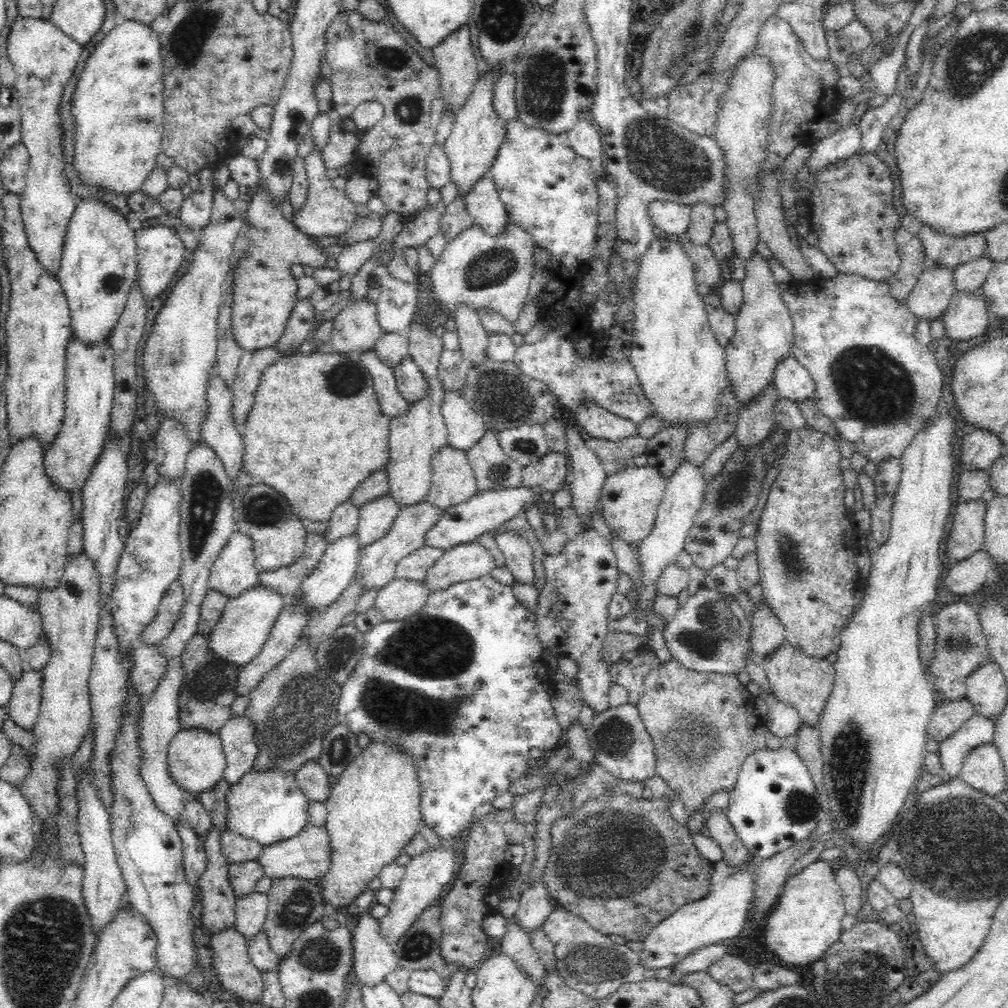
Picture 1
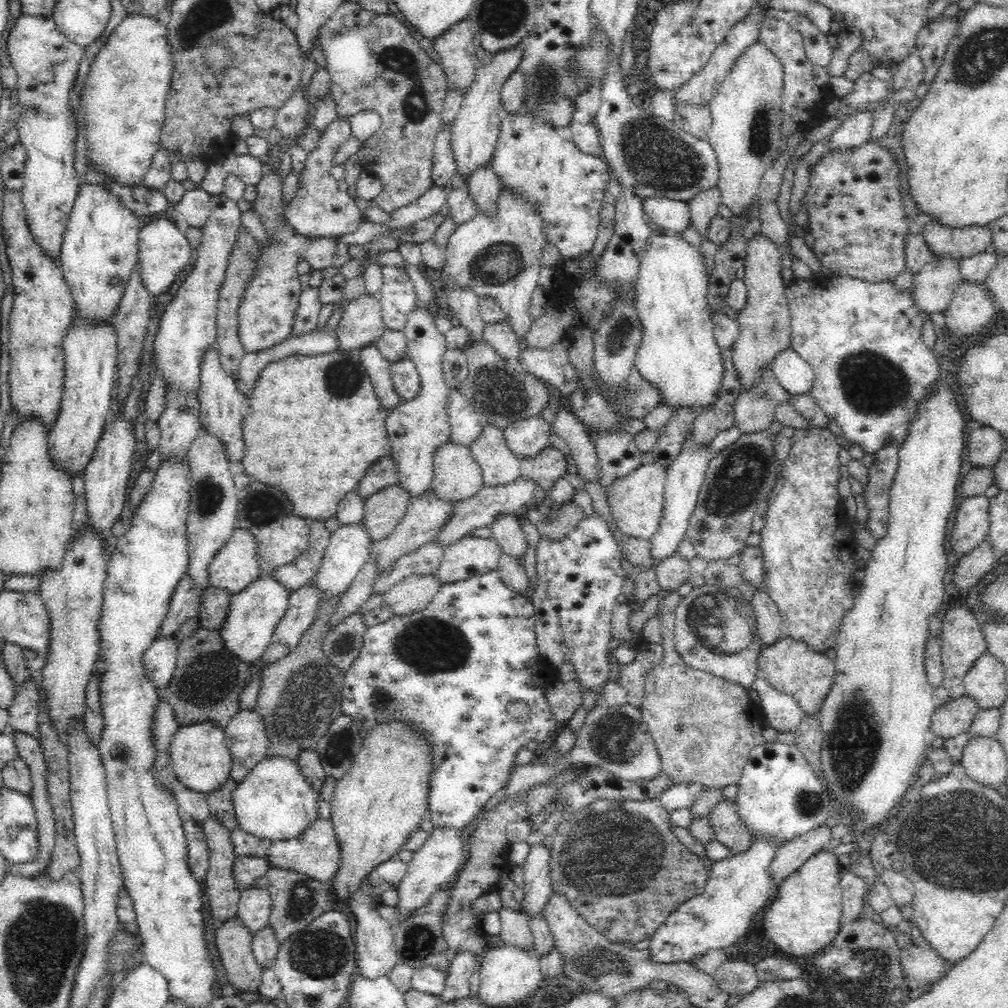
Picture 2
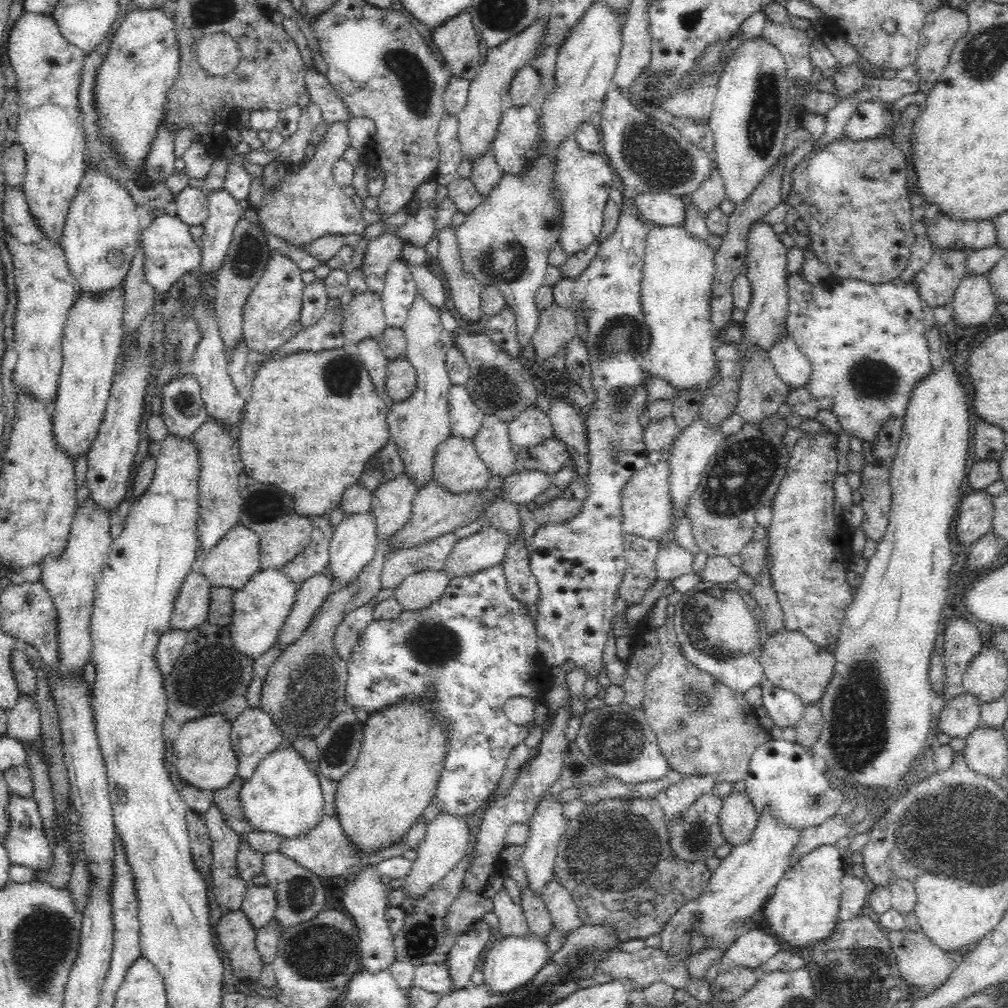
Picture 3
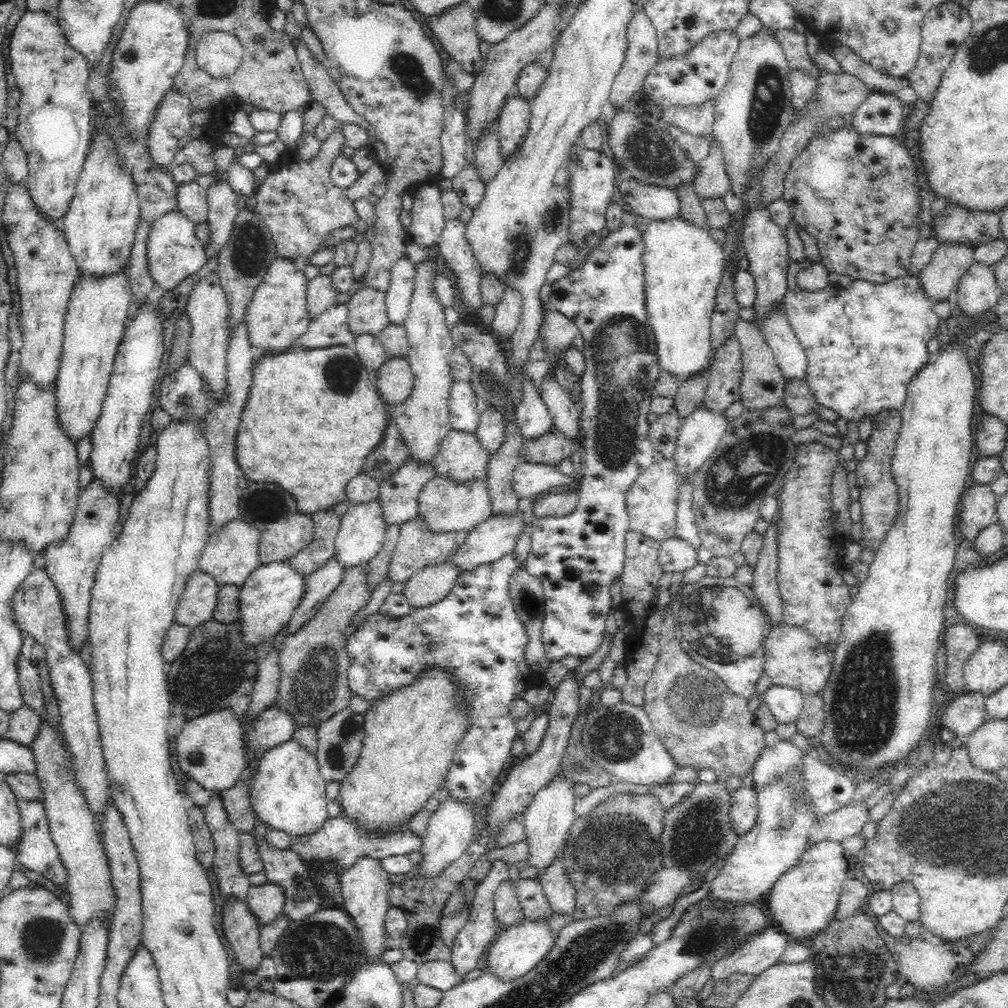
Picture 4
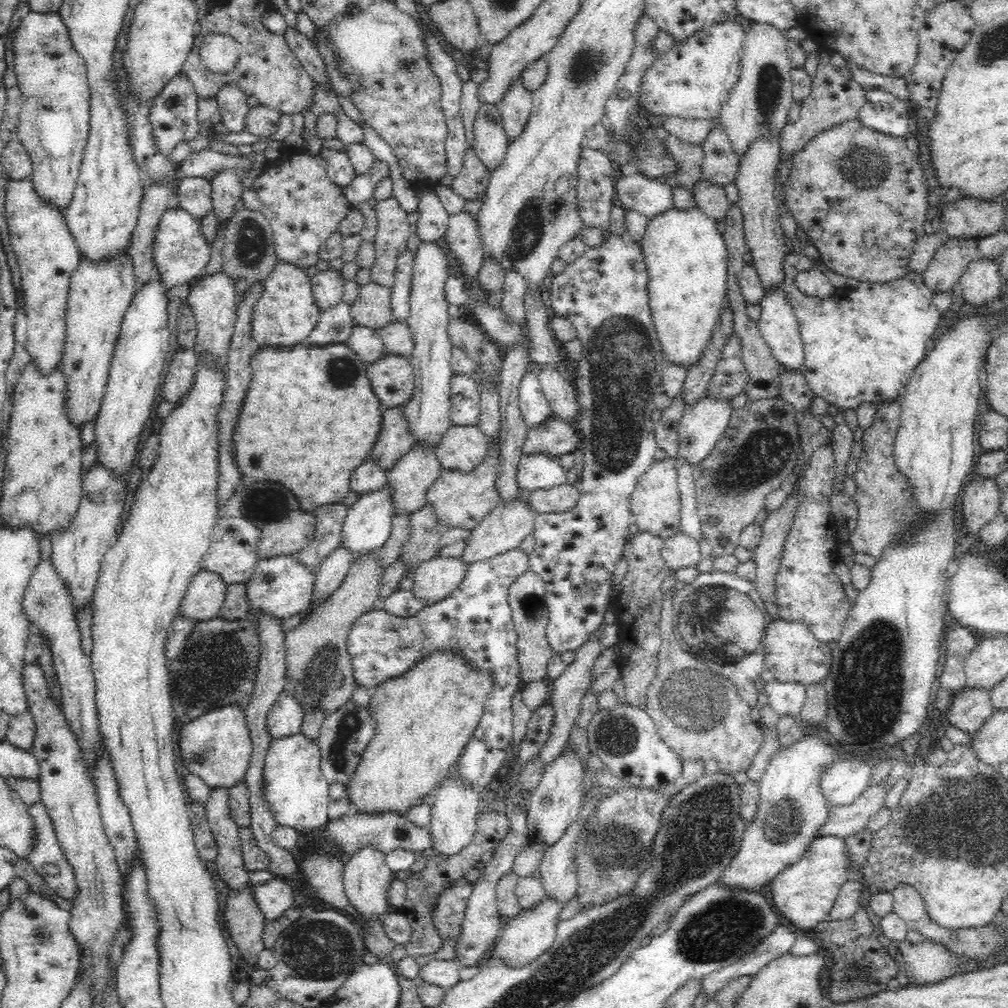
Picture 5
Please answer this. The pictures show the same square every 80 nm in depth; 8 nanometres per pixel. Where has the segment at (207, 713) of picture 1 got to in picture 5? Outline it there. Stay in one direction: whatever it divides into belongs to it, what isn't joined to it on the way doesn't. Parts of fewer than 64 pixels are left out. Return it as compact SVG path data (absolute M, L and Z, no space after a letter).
M217 615L212 620L196 621L180 654L167 664L175 716L185 723L232 702L245 709L254 692L259 650L259 630L250 617L226 620Z

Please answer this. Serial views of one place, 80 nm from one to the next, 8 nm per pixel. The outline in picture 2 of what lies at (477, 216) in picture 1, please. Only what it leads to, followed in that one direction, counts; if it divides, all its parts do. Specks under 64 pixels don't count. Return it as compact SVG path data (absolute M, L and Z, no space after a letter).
M490 162L478 166L467 177L467 189L477 202L477 210L492 212L496 208L496 198L503 188L501 178L493 171Z

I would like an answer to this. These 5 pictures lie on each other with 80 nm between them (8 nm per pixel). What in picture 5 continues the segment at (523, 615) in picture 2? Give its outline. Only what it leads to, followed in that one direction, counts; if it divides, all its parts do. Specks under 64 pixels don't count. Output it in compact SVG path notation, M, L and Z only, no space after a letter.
M520 546L476 561L468 567L462 584L445 599L406 618L390 614L383 607L373 607L354 620L347 636L347 651L356 685L366 686L369 690L388 678L402 676L412 664L434 650L457 650L475 670L493 674L495 681L485 702L484 714L455 764L460 777L481 793L499 772L513 743L510 700L520 680L520 665L516 659L518 635L508 604L508 590L521 574L529 571L528 562L530 556Z

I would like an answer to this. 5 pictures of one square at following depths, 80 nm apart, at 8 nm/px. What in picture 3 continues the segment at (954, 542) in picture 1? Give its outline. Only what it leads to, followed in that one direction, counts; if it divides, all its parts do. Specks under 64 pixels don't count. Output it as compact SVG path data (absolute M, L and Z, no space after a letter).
M985 488L969 490L966 496L961 497L956 538L963 544L965 552L980 536L991 530L994 507L993 496Z

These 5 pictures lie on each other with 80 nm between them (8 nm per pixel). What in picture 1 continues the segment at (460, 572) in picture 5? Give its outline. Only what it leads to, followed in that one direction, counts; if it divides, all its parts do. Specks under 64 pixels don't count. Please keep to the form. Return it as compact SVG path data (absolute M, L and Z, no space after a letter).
M411 578L392 579L379 591L375 600L375 607L380 609L384 620L404 620L421 610L427 598L432 594L425 580L412 580Z

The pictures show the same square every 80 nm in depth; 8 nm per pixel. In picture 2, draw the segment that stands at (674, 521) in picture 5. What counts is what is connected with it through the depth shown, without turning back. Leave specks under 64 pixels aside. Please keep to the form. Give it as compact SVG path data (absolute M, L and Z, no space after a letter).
M657 462L643 464L623 479L615 480L607 492L607 503L617 528L624 535L650 540L663 517L667 467Z

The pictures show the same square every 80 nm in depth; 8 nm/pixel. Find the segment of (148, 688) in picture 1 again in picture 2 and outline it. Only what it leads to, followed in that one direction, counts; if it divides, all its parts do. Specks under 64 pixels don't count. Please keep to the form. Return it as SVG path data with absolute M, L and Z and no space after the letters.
M175 634L158 636L143 654L144 668L158 689L164 689L173 675L179 644L180 642L175 639Z

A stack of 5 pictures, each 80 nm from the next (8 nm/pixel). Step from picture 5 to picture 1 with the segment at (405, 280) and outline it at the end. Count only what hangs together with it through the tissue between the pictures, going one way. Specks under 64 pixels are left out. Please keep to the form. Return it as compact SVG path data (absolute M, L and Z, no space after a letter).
M387 264L379 266L372 274L376 275L380 286L377 319L382 333L405 333L413 322L412 316L418 308L416 282L406 283L397 280L388 271Z

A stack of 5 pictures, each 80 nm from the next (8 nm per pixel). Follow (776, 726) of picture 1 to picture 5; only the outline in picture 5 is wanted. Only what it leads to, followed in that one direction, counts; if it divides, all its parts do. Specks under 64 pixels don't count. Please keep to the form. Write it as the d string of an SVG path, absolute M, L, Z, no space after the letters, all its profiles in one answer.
M774 678L766 682L764 691L769 700L769 705L778 714L794 717L801 714L807 697L806 684L801 682L780 682Z

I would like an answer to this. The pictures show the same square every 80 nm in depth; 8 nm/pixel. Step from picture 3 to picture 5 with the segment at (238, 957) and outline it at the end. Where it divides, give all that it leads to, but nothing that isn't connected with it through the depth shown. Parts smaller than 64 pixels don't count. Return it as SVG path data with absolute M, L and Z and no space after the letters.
M250 882L244 891L230 891L223 913L226 928L244 960L254 964L259 953L265 950L263 930L267 920L254 898Z

